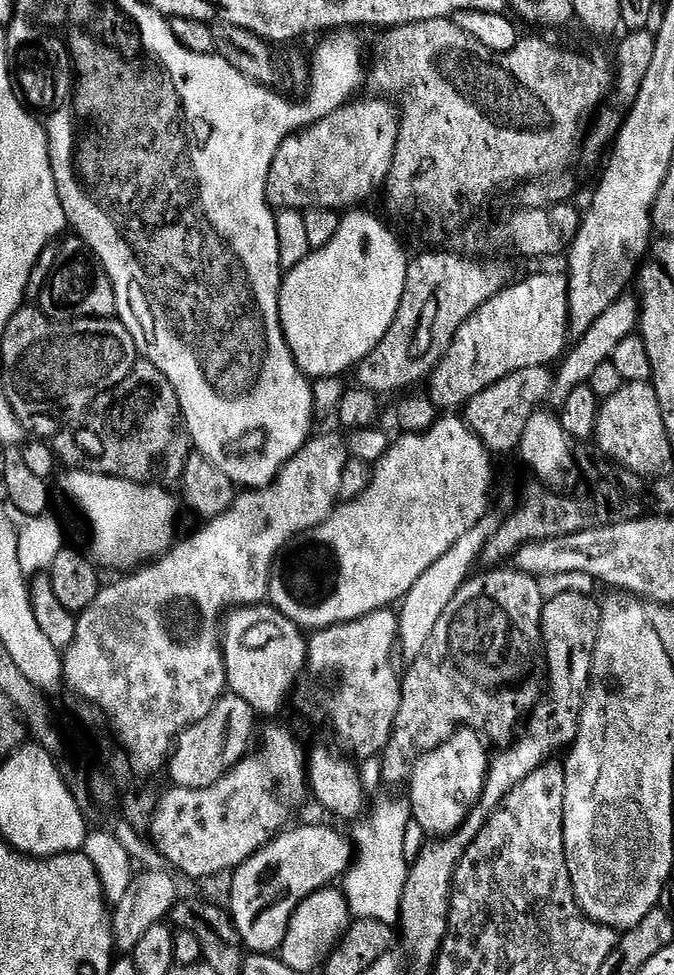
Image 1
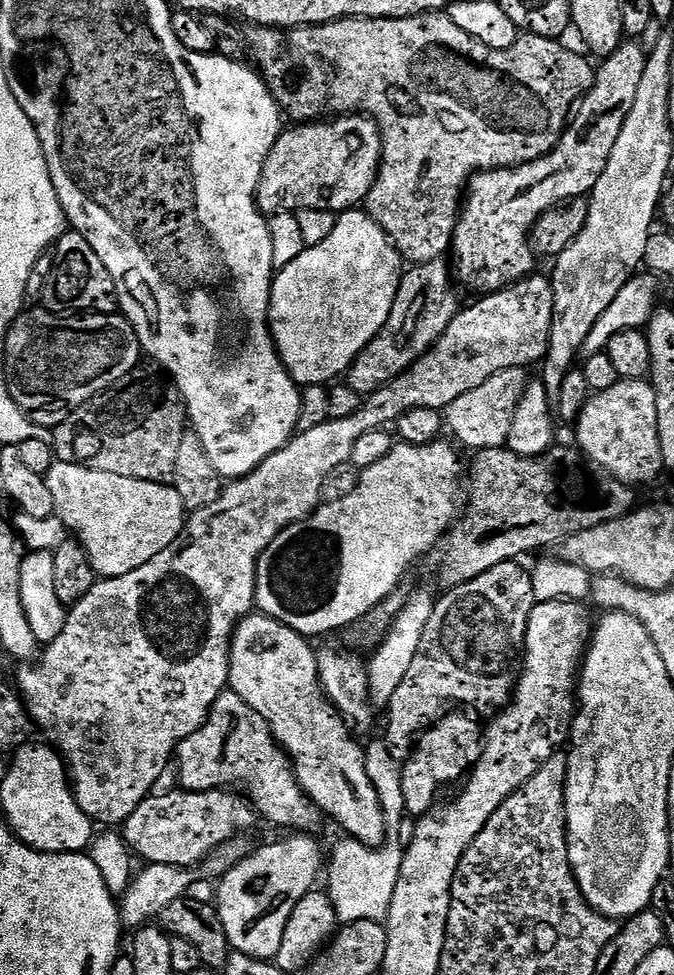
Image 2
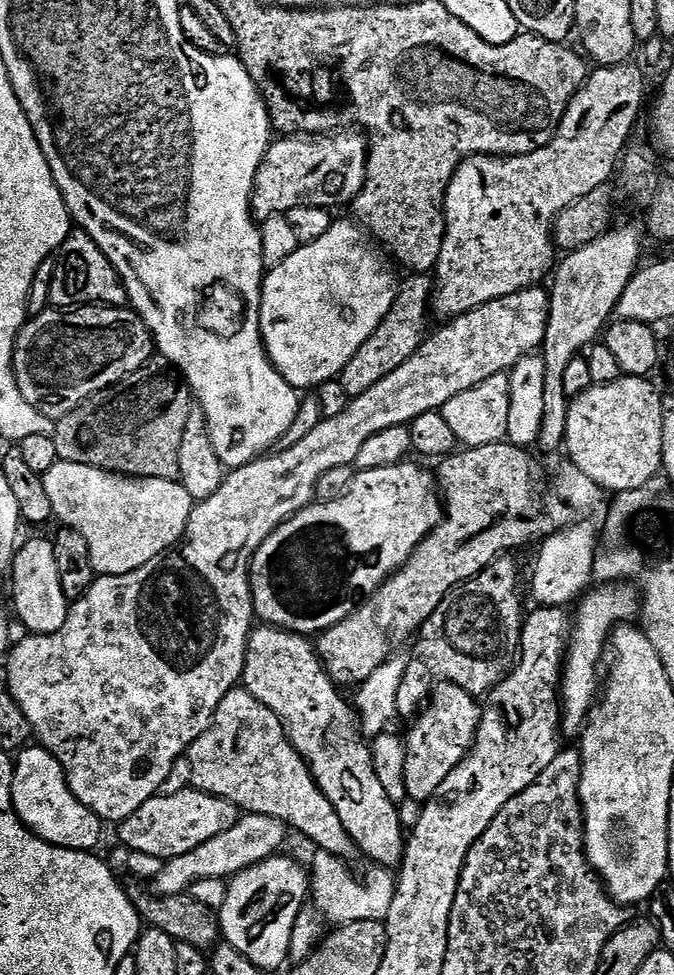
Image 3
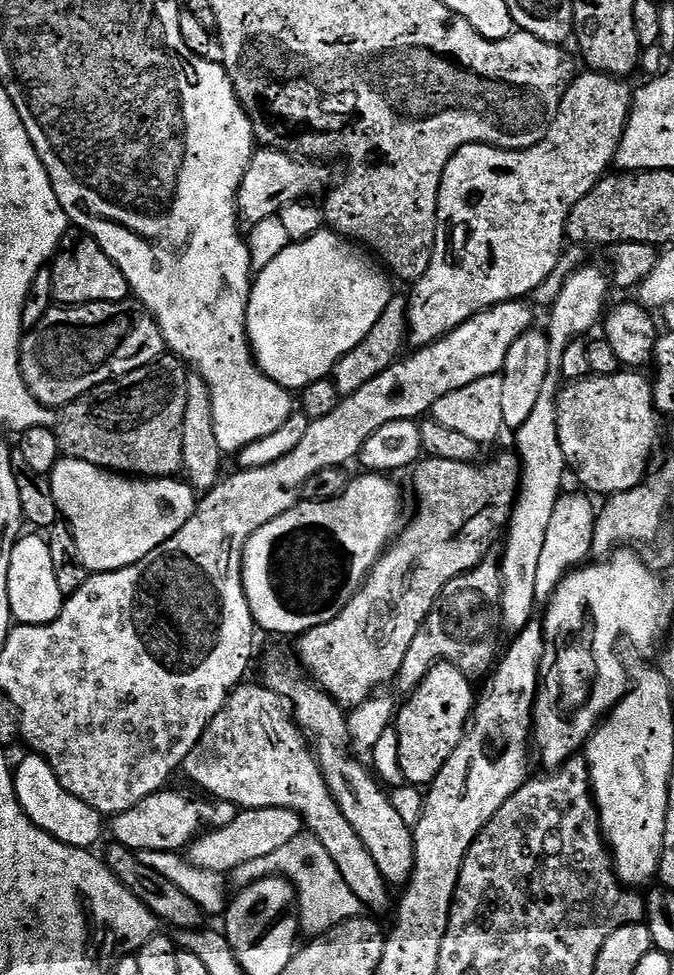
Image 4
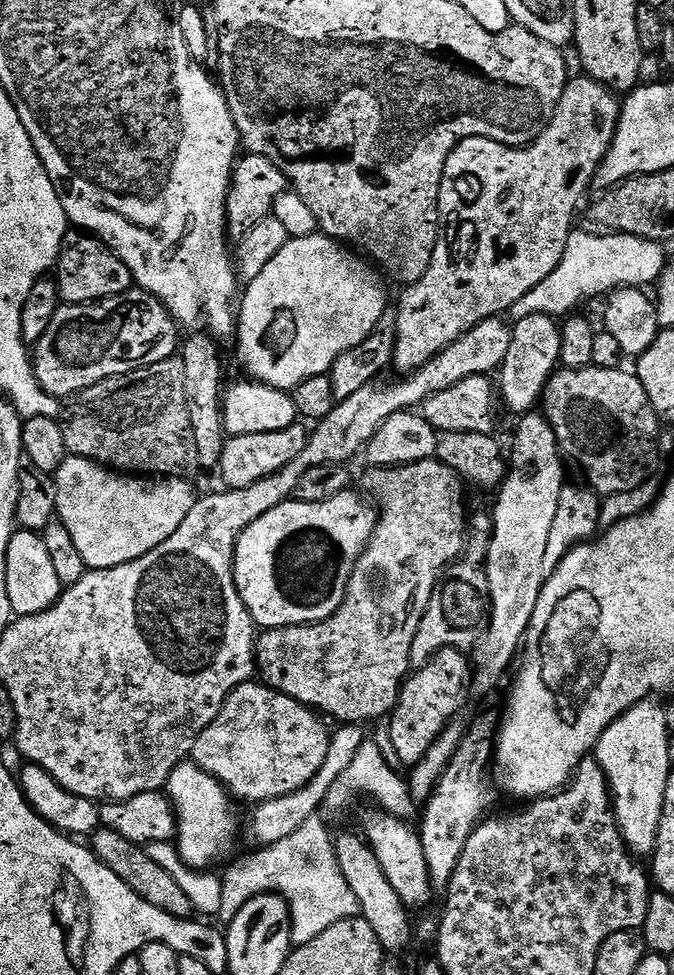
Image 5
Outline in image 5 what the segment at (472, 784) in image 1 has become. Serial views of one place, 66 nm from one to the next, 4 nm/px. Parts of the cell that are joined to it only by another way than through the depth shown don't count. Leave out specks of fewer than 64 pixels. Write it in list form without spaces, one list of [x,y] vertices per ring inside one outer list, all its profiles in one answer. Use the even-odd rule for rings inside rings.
[[[444,648],[436,652],[405,679],[396,707],[390,713],[389,723],[391,741],[401,765],[411,766],[421,760],[426,750],[434,746],[445,726],[461,715],[460,707],[469,692],[470,660],[459,648]]]

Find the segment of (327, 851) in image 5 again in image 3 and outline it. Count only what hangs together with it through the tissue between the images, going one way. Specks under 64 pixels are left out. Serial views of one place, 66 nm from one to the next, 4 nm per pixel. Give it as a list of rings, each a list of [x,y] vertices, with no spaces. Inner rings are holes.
[[[314,852],[310,867],[310,896],[313,907],[325,921],[339,926],[354,921],[384,921],[390,912],[390,905],[396,893],[396,879],[391,871],[374,866],[370,868],[364,882],[358,882],[344,864],[343,859],[329,852]]]

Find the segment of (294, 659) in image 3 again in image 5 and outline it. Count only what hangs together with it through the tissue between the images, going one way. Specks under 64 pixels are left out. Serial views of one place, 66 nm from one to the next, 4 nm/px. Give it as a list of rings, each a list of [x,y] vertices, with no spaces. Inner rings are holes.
[[[370,806],[360,816],[362,835],[368,841],[368,845],[374,850],[378,863],[382,865],[382,871],[386,873],[386,882],[394,886],[398,898],[410,910],[424,908],[432,900],[434,889],[426,866],[426,850],[422,850],[420,833],[415,827],[410,828],[408,822],[401,817],[385,812],[379,806]]]

